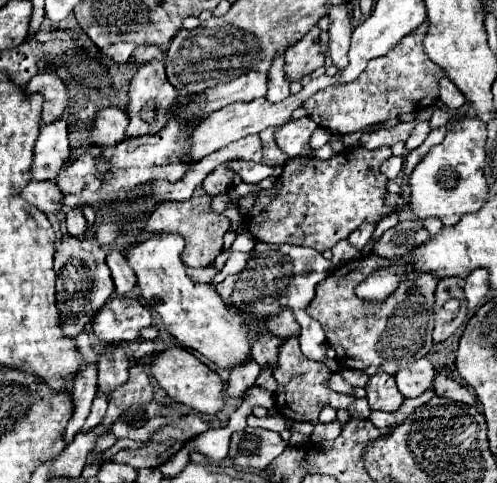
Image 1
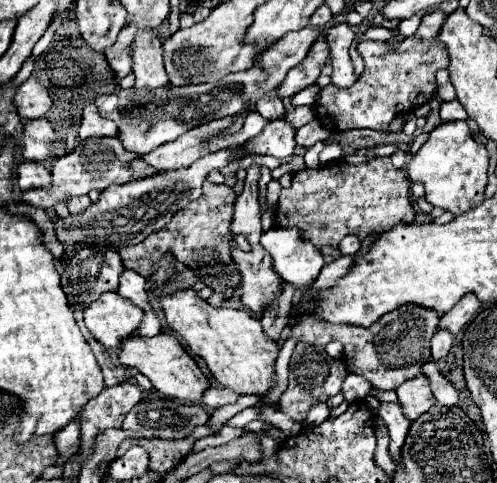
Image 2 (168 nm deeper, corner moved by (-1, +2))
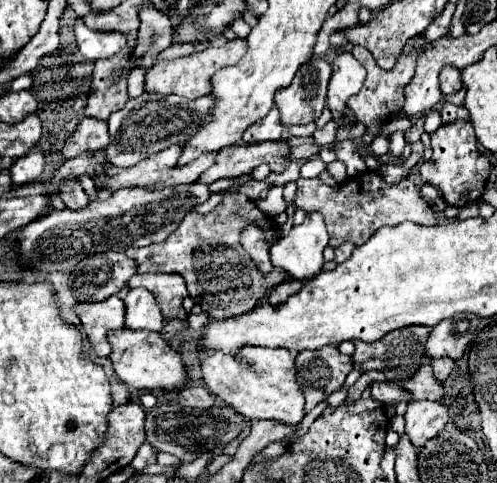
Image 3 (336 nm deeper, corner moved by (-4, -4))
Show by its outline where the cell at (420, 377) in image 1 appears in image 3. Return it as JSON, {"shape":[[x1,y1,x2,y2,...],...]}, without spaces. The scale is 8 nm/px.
{"shape":[[414,400,408,404,406,418,406,434,410,442,420,450,428,440,436,438,448,424,450,414,442,402]]}

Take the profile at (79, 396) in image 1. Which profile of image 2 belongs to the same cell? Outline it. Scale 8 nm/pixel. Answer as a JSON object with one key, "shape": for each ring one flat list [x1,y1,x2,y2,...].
{"shape":[[75,416,61,432,55,434,55,446,59,450,57,464,65,462,71,454,75,454,81,446,81,418]]}

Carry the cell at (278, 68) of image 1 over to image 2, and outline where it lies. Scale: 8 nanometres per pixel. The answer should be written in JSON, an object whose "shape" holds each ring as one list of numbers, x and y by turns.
{"shape":[[269,92,267,96,263,96,255,108,267,120,275,120,275,118,283,116,283,112,285,112,283,100,277,96,277,92]]}

